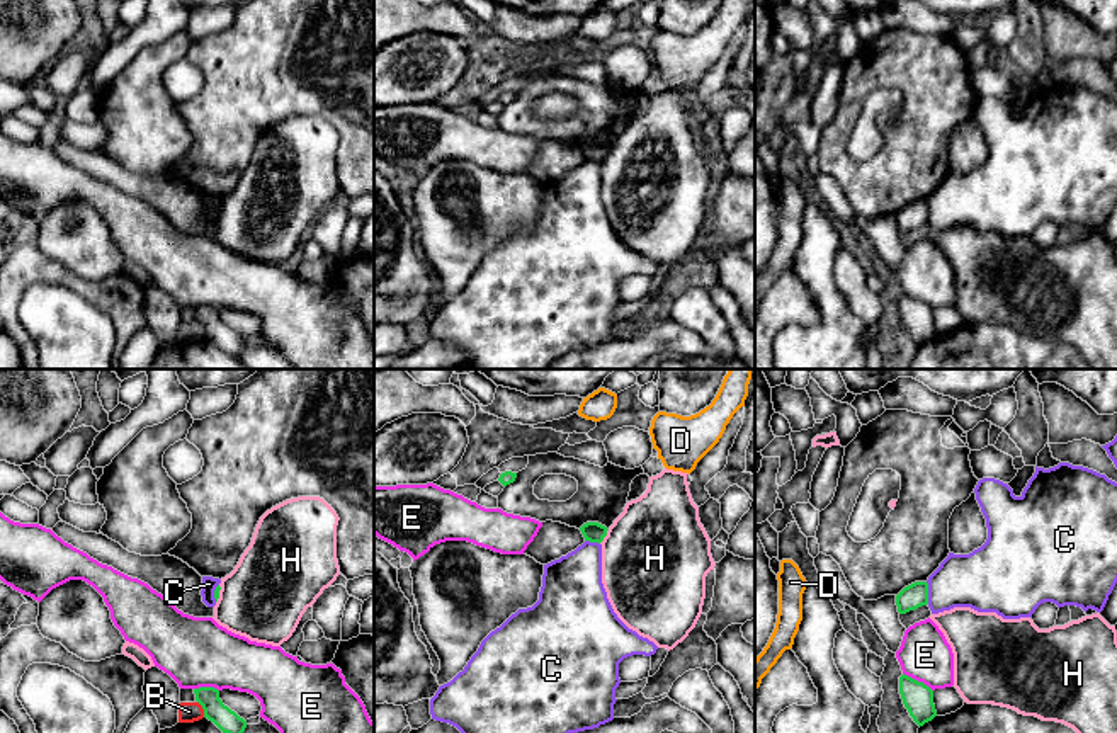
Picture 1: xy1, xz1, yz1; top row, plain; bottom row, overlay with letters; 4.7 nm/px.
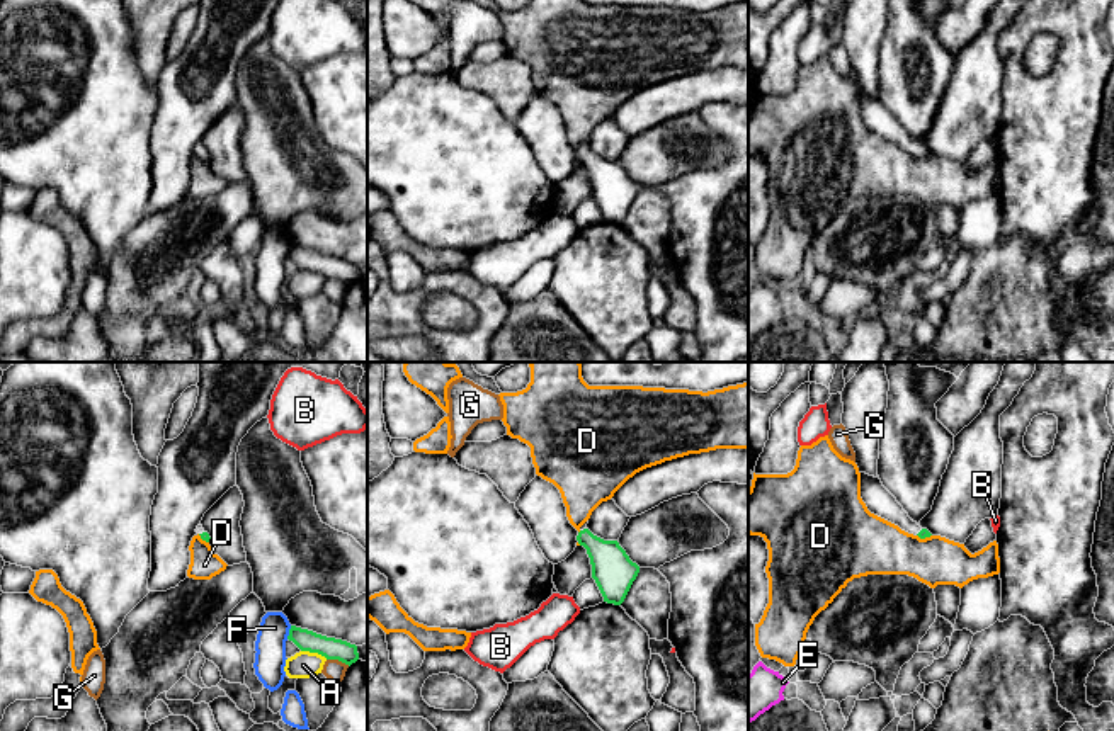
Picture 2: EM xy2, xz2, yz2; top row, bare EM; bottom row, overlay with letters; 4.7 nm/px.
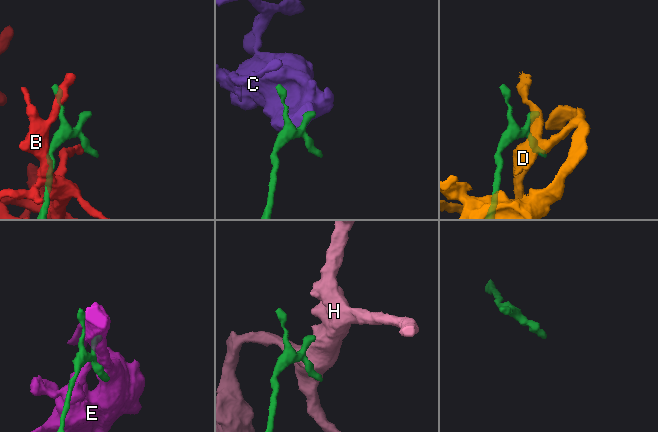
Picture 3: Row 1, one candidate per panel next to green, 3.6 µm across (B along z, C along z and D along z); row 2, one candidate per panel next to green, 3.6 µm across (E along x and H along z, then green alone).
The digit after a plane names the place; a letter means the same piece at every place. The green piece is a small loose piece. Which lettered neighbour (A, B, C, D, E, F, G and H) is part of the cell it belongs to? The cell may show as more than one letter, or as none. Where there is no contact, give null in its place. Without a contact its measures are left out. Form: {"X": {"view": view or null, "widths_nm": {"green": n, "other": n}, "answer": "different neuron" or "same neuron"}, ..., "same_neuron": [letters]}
{"A": {"view": "xy2", "widths_nm": {"green": 100, "other": 130}, "answer": "different neuron"}, "B": {"view": "xy1", "widths_nm": {"green": 110, "other": 100}, "answer": "different neuron"}, "C": {"view": "yz1", "widths_nm": {"green": 120, "other": 260}, "answer": "different neuron"}, "D": {"view": "yz2", "widths_nm": {"green": 50, "other": 280}, "answer": "different neuron"}, "E": {"view": "yz1", "widths_nm": {"green": 140, "other": 240}, "answer": "different neuron"}, "F": {"view": "xy2", "widths_nm": {"green": 100, "other": 140}, "answer": "different neuron"}, "G": {"view": "xy2", "widths_nm": {"green": 100, "other": 100}, "answer": "different neuron"}, "H": {"view": "xz1", "widths_nm": {"green": 100, "other": 500}, "answer": "different neuron"}, "same_neuron": []}

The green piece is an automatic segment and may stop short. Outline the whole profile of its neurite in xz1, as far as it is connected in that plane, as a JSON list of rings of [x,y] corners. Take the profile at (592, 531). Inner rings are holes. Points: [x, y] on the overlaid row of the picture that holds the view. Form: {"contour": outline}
{"contour": [[[587,522],[580,527],[585,541],[590,541],[590,543],[602,543],[604,537],[607,536],[607,527],[598,524],[598,522]]]}

